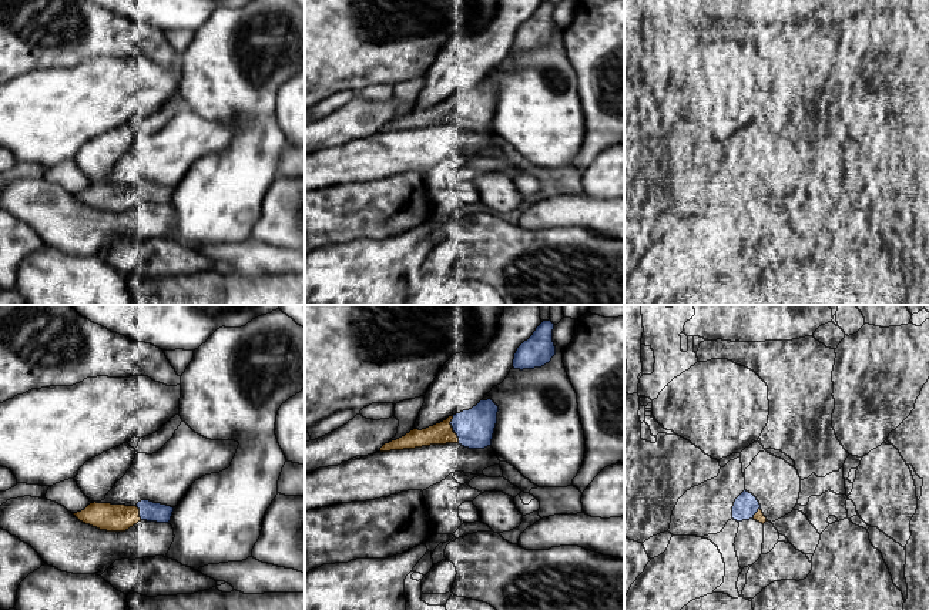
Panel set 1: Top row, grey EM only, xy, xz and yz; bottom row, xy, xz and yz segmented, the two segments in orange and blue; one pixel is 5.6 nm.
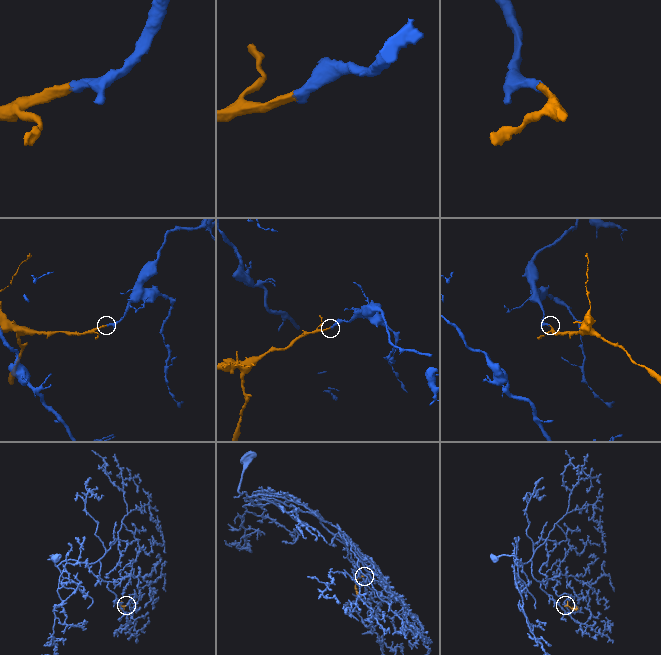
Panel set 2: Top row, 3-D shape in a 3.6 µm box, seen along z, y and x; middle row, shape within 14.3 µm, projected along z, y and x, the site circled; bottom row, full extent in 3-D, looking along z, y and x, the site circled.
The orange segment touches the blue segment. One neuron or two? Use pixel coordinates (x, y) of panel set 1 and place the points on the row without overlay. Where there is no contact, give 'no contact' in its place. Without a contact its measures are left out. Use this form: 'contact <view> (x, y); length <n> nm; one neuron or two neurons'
contact xz (452, 110); length 170 nm; one neuron

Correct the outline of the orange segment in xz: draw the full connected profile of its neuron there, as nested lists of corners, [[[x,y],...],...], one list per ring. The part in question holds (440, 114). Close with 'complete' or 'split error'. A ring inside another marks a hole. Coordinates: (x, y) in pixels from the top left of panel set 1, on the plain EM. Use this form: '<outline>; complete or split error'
[[[482,80],[469,91],[452,95],[446,101],[426,110],[413,110],[405,117],[385,124],[380,133],[446,124],[459,124],[469,130],[484,130],[492,125],[497,93],[499,87],[492,80]]]; split error

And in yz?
[[[744,171],[734,182],[732,187],[732,200],[737,202],[754,200],[759,204],[768,202],[761,191],[761,185],[757,178]]]; split error

